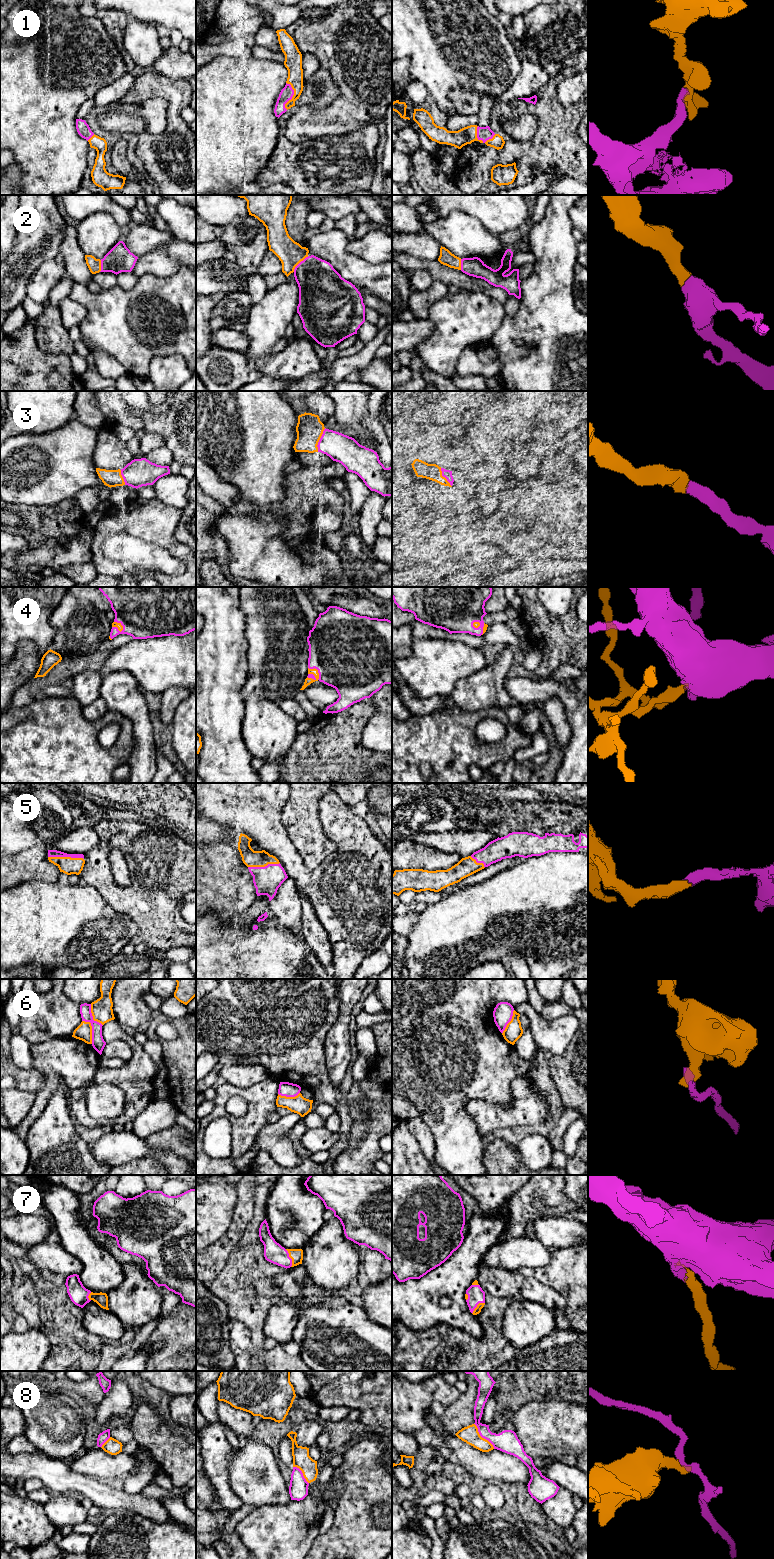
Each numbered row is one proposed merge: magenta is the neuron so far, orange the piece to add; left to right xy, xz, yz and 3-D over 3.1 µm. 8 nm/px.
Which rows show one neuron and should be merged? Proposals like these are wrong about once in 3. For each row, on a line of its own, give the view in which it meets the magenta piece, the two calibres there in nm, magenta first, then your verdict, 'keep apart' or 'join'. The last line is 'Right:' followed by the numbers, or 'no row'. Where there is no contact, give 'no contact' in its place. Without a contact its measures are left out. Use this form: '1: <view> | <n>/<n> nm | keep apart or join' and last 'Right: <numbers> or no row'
1: yz | 110/140 nm | join
2: xz | 360/200 nm | join
3: xz | 220/220 nm | join
4: xz | 500/60 nm | join
5: xy | 60/140 nm | join
6: xy | 110/130 nm | keep apart
7: xz | 160/100 nm | join
8: yz | 180/140 nm | keep apart
Right: 1, 2, 3, 4, 5, 7

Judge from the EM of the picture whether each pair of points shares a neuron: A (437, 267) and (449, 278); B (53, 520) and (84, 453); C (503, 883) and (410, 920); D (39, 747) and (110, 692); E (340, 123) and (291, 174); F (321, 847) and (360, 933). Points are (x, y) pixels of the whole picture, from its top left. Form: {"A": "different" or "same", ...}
{"A": "same", "B": "different", "C": "different", "D": "different", "E": "different", "F": "different"}

